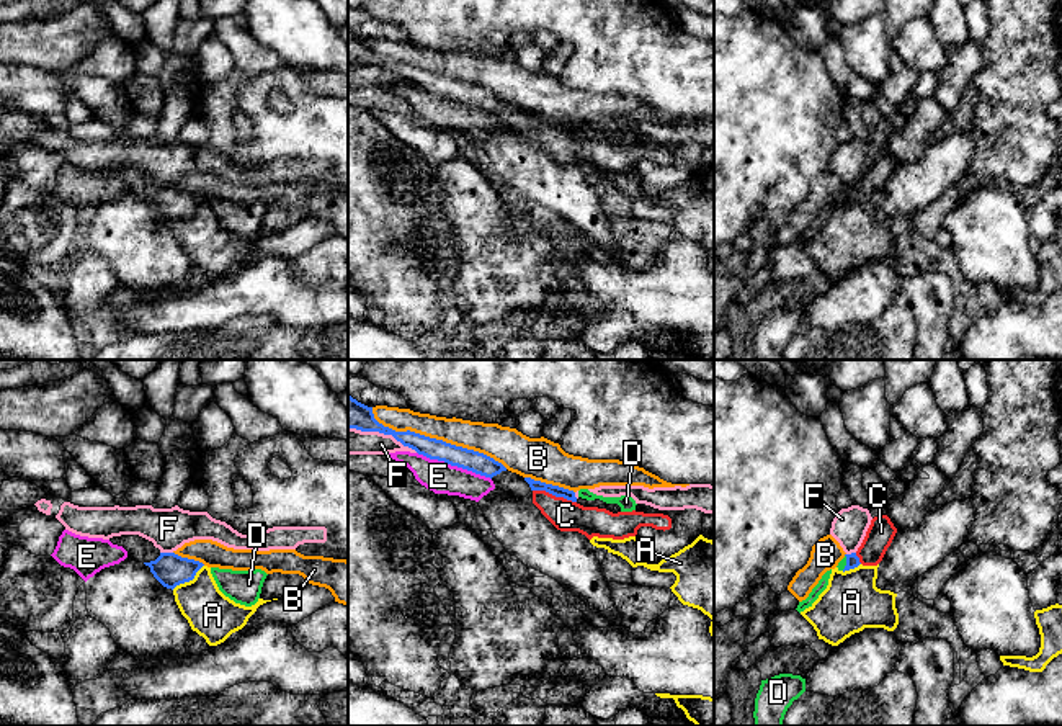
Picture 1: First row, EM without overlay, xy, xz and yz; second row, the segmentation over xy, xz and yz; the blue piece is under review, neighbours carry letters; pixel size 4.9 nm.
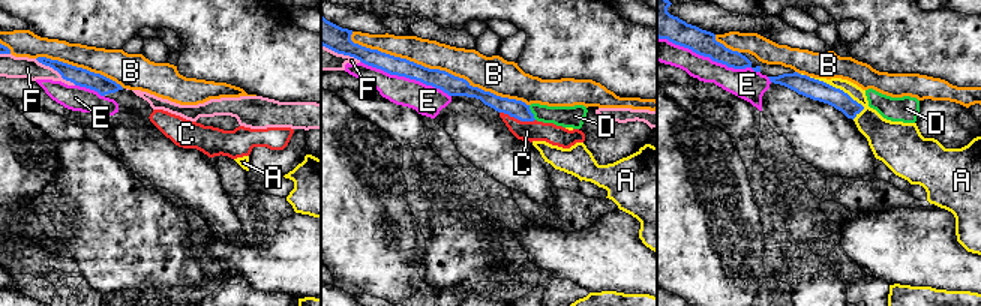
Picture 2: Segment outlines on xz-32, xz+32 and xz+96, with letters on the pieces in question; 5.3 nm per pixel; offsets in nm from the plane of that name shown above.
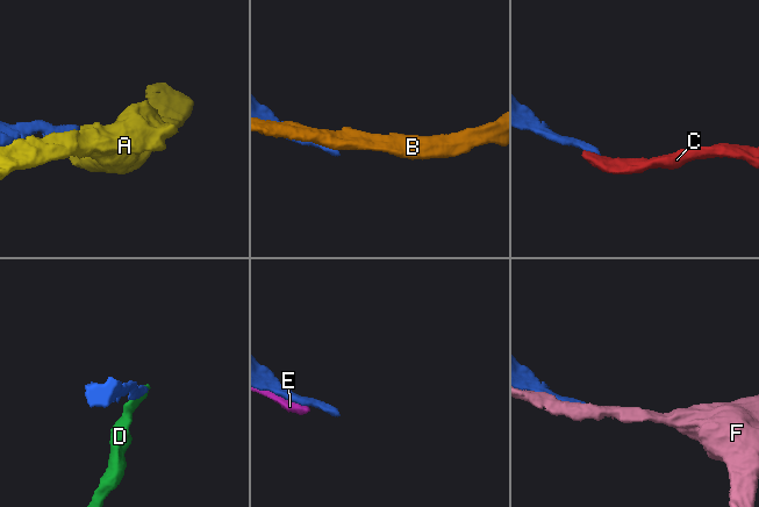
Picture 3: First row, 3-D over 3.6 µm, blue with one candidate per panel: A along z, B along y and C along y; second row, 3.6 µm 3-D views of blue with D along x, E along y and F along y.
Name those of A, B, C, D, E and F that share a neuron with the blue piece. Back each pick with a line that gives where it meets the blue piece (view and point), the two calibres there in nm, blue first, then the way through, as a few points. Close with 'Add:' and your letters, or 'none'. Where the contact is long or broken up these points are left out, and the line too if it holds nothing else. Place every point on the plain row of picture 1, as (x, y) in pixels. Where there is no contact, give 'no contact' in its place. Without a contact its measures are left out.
C: meets blue in xz at (554, 128); 50 nm thick on the blue side, 160 nm on the other; runs through xz (556, 125), (554, 128), (566, 149)
Add: C

